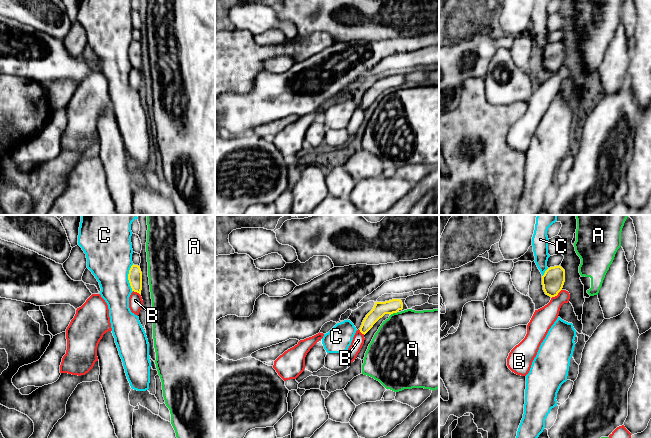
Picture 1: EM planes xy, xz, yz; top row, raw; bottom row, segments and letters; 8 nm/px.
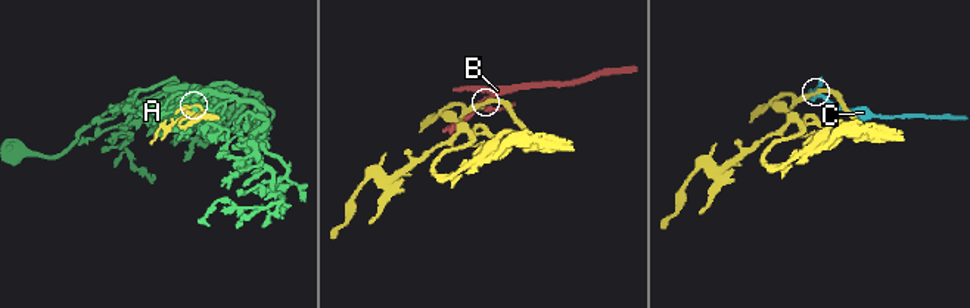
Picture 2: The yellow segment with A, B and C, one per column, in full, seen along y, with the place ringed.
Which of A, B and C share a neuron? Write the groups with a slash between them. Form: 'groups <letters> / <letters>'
groups A / B / C

